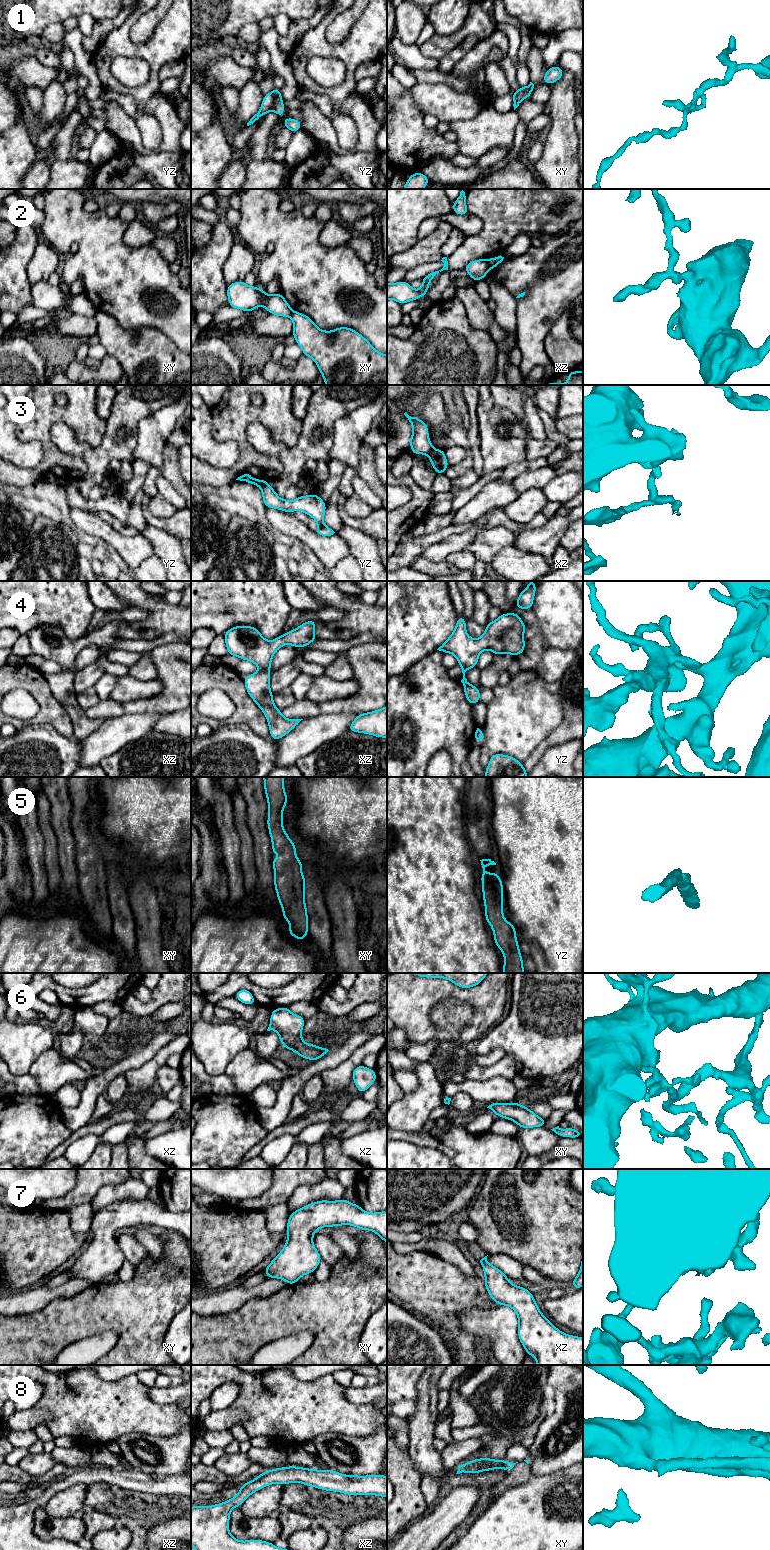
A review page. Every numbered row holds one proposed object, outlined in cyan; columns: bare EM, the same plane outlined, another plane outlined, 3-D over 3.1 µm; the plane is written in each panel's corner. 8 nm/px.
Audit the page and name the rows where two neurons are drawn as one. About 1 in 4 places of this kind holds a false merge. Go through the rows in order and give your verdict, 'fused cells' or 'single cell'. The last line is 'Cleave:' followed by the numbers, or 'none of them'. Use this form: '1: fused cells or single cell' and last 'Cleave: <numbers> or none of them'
1: fused cells
2: fused cells
3: fused cells
4: single cell
5: single cell
6: single cell
7: single cell
8: single cell
Cleave: 1, 2, 3

